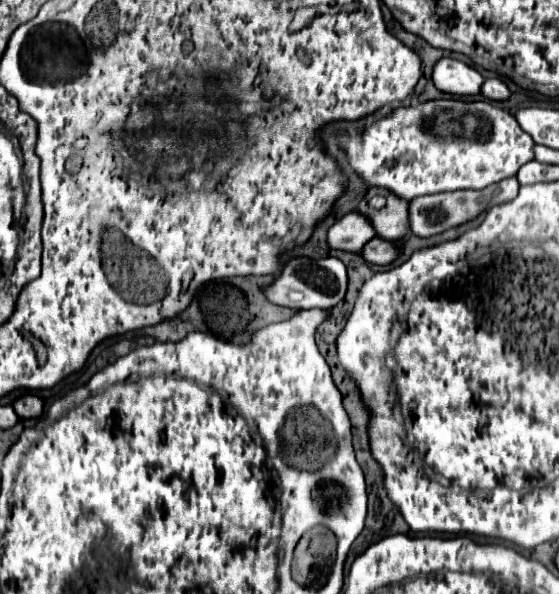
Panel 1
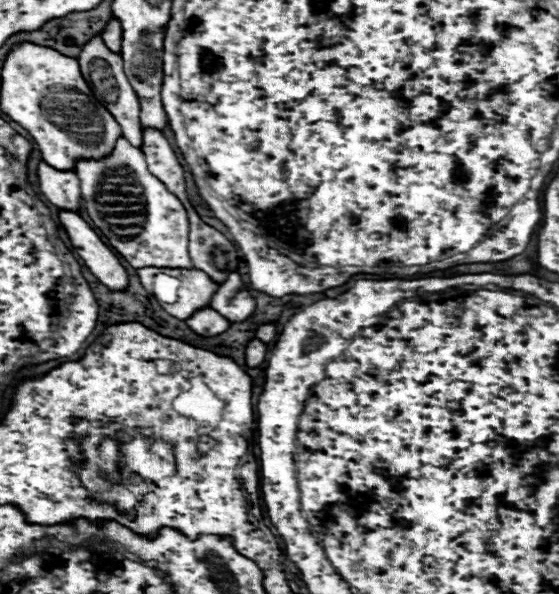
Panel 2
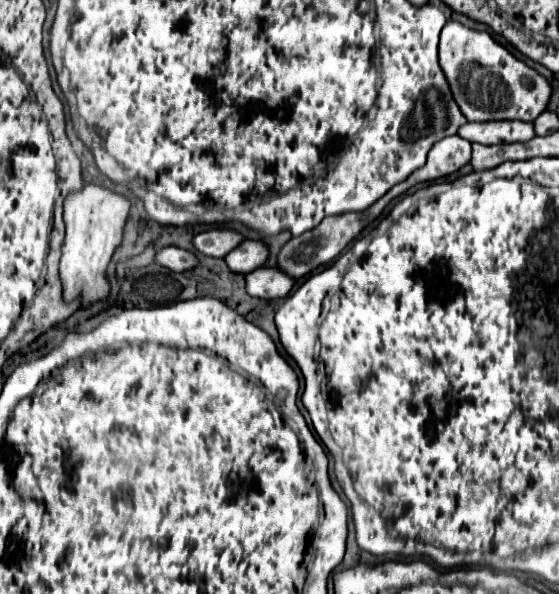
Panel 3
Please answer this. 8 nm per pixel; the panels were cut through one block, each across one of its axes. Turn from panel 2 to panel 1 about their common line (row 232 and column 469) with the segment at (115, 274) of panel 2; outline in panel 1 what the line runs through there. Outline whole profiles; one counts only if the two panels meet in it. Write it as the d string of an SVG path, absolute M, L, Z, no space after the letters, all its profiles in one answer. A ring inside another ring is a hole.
M442 58L434 66L432 80L440 92L454 96L476 96L484 84L484 78L478 70L452 58Z

